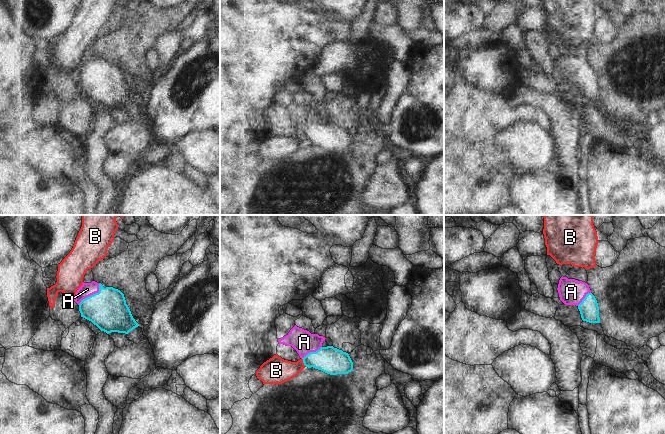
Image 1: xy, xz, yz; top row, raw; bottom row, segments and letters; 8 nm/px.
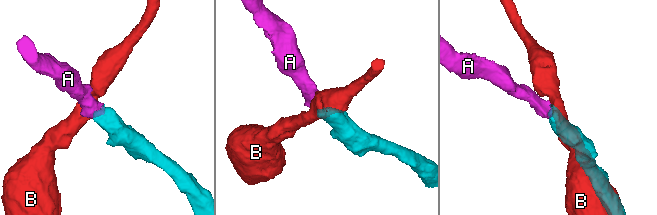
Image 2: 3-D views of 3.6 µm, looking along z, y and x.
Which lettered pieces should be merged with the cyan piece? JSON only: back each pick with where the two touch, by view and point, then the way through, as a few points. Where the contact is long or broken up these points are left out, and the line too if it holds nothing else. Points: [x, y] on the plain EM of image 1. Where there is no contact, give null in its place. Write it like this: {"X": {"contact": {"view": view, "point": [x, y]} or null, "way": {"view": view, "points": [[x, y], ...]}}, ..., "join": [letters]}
{"A": {"contact": {"view": "xy", "point": [93, 70]}, "way": {"view": "xy", "points": [[107, 85], [93, 70], [87, 65]]}}, "join": ["A"]}

